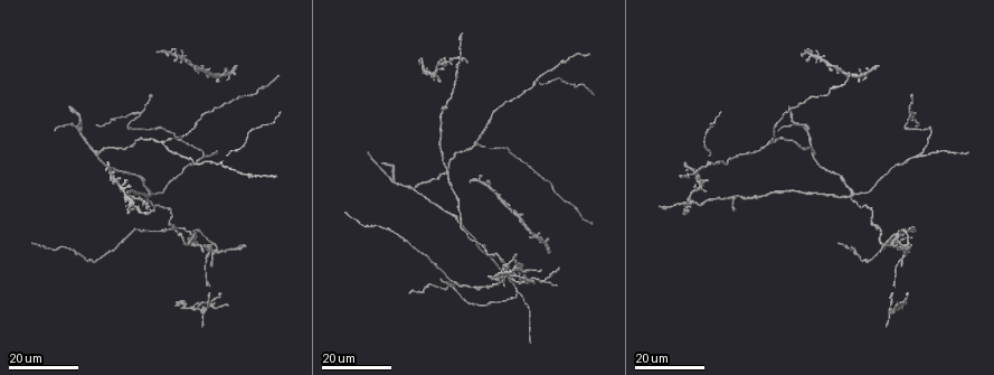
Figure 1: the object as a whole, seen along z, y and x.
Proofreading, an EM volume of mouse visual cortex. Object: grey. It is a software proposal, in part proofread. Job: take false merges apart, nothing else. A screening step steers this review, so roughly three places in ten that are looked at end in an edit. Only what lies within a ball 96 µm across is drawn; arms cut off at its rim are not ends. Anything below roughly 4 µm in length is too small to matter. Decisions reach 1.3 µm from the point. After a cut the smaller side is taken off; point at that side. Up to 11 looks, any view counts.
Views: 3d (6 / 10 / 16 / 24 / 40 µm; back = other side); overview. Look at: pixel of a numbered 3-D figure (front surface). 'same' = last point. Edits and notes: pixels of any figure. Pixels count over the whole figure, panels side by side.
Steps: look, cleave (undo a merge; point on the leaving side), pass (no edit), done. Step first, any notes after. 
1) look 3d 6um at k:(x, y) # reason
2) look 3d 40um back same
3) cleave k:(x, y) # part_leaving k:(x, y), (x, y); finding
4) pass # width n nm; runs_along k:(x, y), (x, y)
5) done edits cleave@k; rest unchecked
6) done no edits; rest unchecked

look 3d 16um at 1:(851, 196)

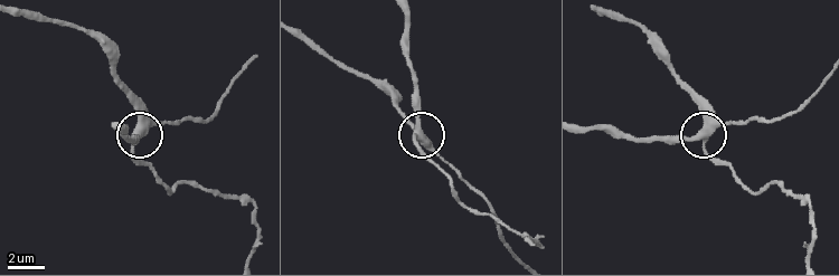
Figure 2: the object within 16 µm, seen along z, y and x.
look 3d 10um at 2:(415, 129)

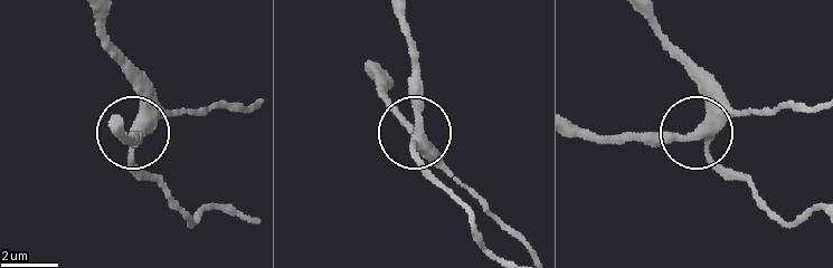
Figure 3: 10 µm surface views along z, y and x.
pass # runs_along 3:(649, 16), (700, 95), (702, 123), (675, 137), (606, 137); one cell here

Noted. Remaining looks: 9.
look 3d 24um at 1:(138, 112) # three arms meet

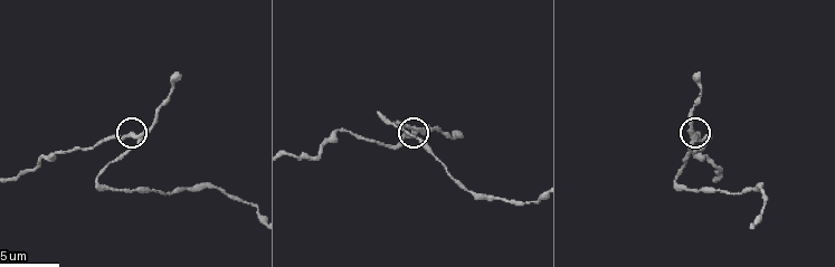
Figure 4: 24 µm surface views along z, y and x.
look 3d 10um at 4:(694, 138)

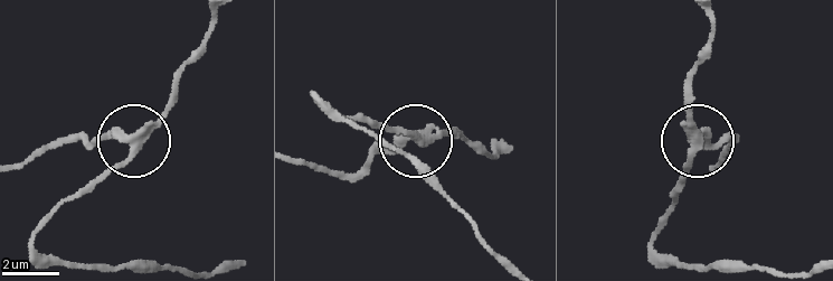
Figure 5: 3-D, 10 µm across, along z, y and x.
cleave 5:(97, 141) # arms 3; part_leaving 5:(136, 132), (59, 140), (17, 164); two cells meet here

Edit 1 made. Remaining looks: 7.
look 3d 24um at 1:(164, 141) # three-way junction

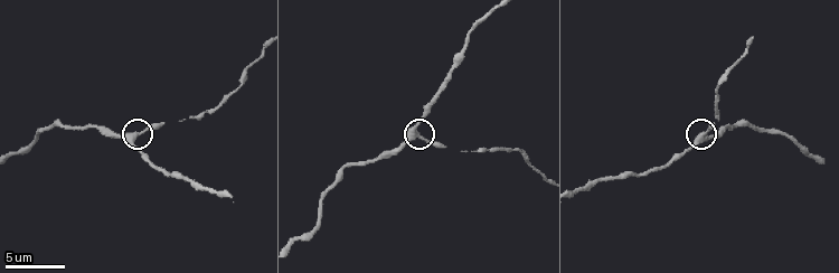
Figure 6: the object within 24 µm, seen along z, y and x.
look 3d 10um at 6:(134, 136) # zoom in

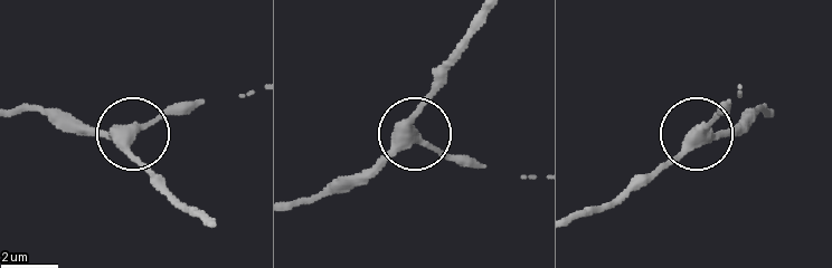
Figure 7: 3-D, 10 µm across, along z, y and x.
pass # width 310 nm; runs_along 7:(296, 204), (368, 179), (405, 143), (414, 114), (438, 87); all the same cell

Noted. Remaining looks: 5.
look 3d 16um at 1:(97, 153)

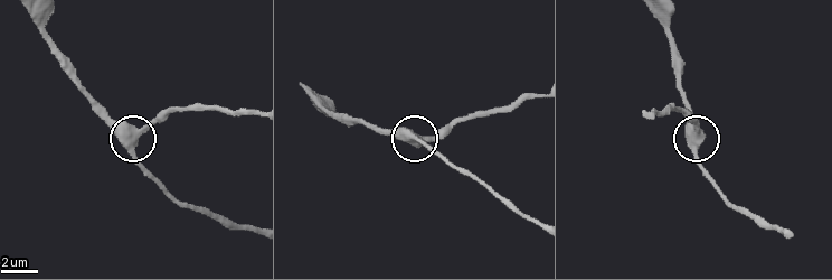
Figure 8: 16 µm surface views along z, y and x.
look 3d 6um at 8:(698, 130) # closer look

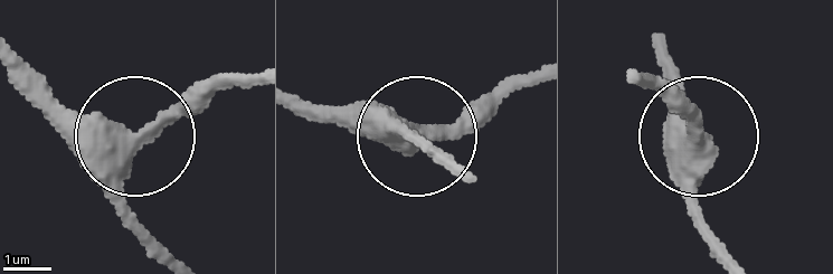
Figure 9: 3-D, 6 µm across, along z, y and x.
pass # all the same cell

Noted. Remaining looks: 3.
look 3d 24um at 1:(805, 123) # three-way junction

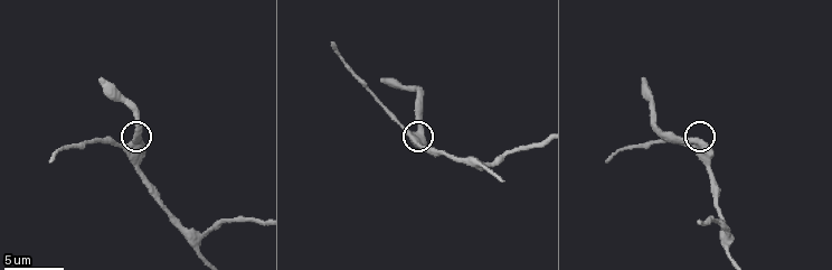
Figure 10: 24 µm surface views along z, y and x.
look 3d 10um at 10:(698, 142)

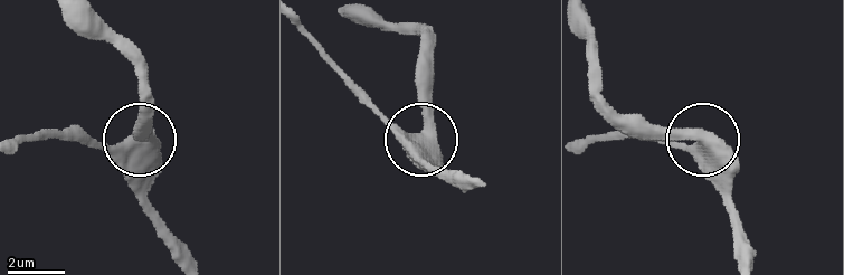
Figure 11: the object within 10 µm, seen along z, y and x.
pass # width 450 nm; runs_along 11:(750, 261), (707, 144), (685, 130), (623, 130); one cell here

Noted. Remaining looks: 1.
done edits cleave@5; rest unchecked

